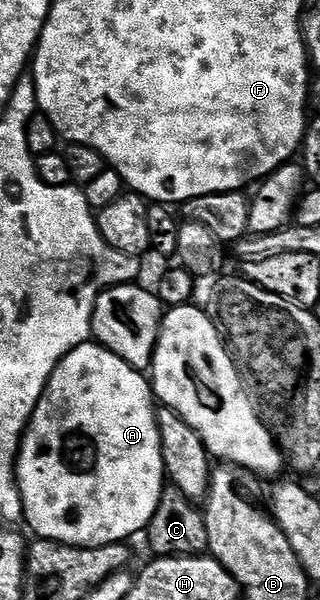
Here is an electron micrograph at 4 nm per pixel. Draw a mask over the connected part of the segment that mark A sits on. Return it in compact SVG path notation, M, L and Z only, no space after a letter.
M85 343L74 347L56 364L56 370L50 375L44 396L36 405L32 417L28 420L28 429L20 441L20 454L16 456L16 485L20 488L20 498L24 504L24 521L36 532L37 538L46 541L57 541L63 545L77 545L83 549L97 549L103 545L119 545L127 542L127 537L135 533L143 534L148 528L154 511L166 488L166 474L162 459L162 443L156 422L157 406L149 378L141 370L130 367L118 355L110 352L105 345Z

